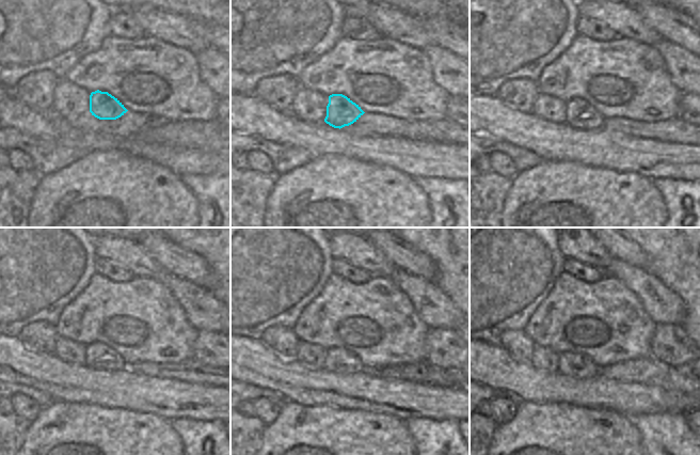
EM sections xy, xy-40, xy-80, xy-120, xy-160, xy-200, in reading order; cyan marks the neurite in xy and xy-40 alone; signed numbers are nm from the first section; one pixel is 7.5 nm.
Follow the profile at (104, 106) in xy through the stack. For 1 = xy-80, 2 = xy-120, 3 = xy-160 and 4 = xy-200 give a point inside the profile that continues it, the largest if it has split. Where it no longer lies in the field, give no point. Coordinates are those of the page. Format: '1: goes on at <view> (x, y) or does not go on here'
1: goes on at xy-80 (579, 114)
2: goes on at xy-120 (98, 356)
3: goes on at xy-160 (338, 360)
4: goes on at xy-200 (574, 364)

